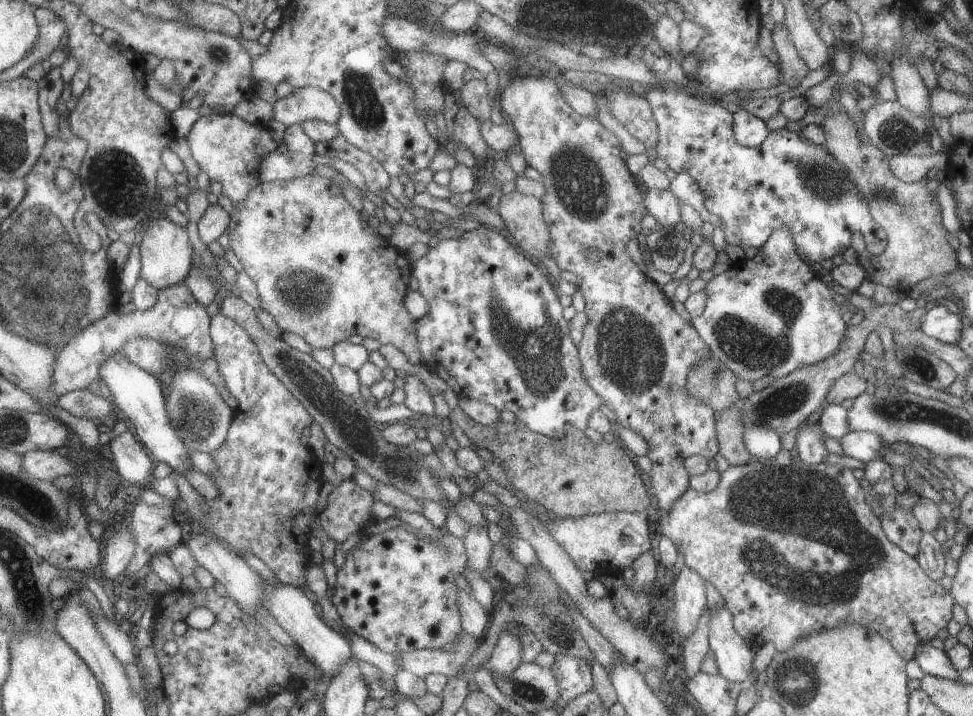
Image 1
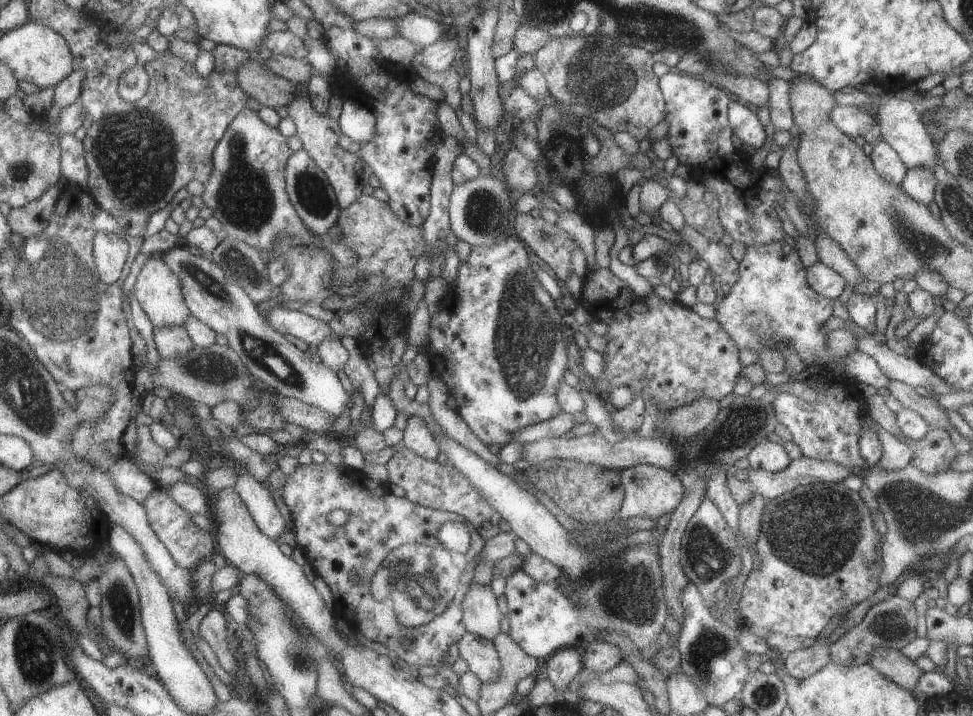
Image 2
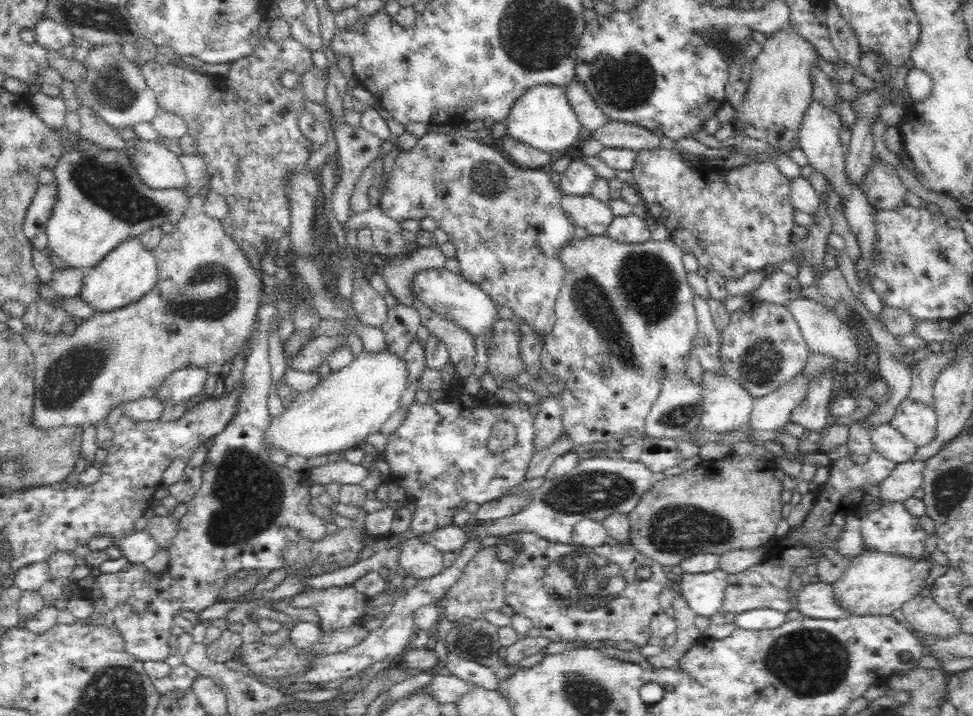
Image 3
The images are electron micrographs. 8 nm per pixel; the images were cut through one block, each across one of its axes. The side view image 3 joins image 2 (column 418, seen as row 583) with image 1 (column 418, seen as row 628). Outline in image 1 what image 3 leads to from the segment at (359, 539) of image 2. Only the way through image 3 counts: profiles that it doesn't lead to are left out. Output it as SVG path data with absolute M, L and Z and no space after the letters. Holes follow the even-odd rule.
M398 526L370 538L362 547L347 555L347 560L337 570L332 601L338 608L343 626L373 643L383 652L397 656L420 649L451 649L452 642L463 629L458 605L459 587L455 584L455 579L461 578L468 560L464 540L451 533L441 533L437 539L431 539L429 542Z

